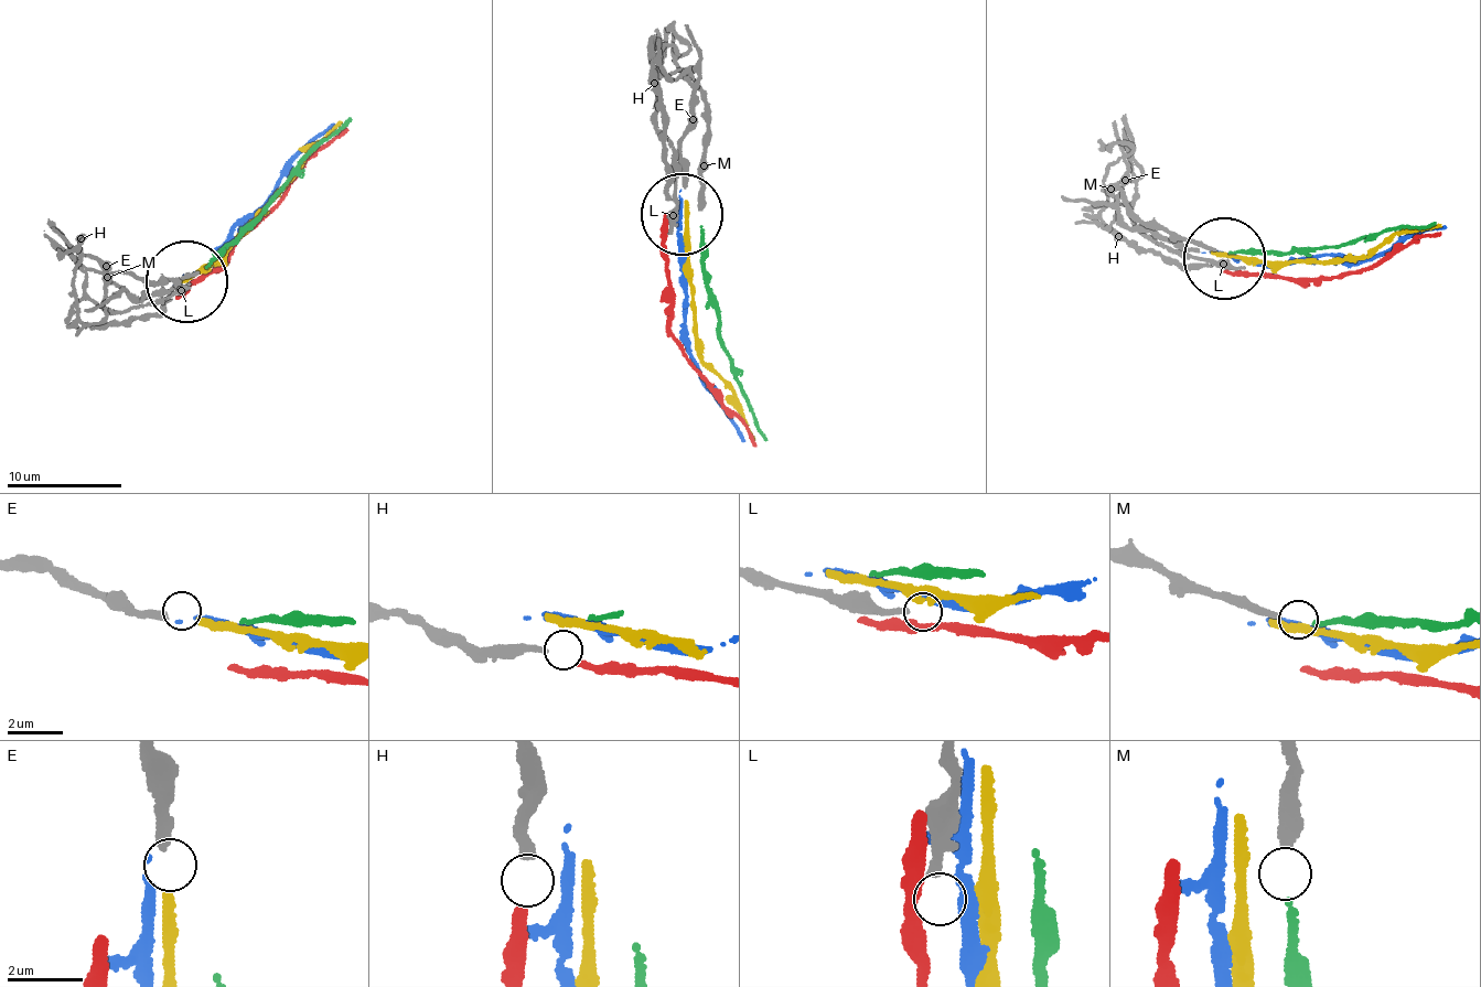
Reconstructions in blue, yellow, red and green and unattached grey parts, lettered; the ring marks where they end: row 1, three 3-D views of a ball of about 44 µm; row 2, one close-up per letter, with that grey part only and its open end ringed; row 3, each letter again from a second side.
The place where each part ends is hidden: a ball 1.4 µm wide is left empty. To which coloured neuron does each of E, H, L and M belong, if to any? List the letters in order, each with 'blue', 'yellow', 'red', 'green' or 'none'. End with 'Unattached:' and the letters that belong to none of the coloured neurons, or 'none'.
E: yellow
H: red
L: none
M: green
Unattached: L

